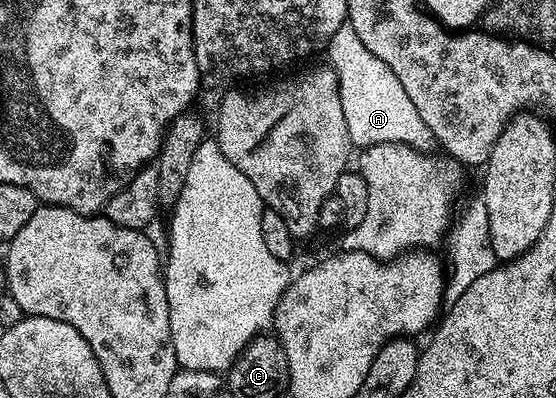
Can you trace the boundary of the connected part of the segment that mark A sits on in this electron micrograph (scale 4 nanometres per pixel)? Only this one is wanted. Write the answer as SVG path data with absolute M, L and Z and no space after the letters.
M345 23L338 27L327 47L327 57L327 64L336 72L338 91L342 95L342 115L346 115L346 131L353 146L398 143L421 151L433 148L430 127L422 123L422 115L418 115L410 95L406 95L402 83L398 83L398 75L394 75L394 71L390 71L390 67L386 67L378 55L370 55L370 51L366 51L352 25Z

